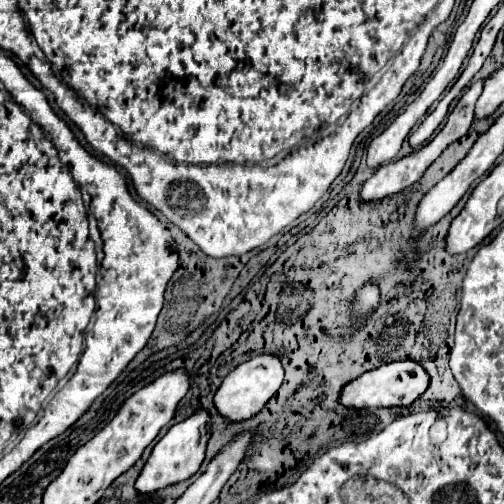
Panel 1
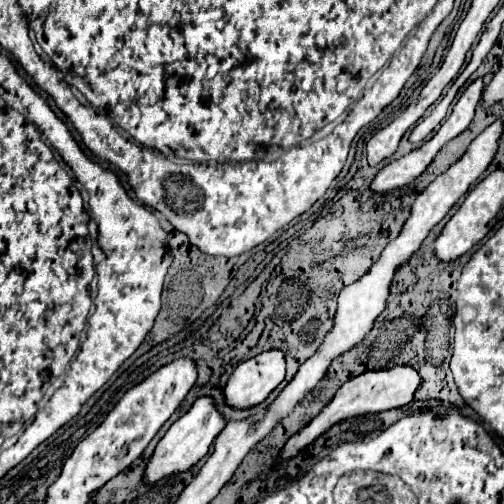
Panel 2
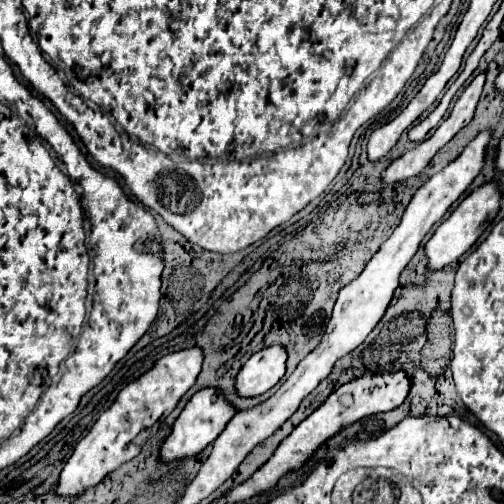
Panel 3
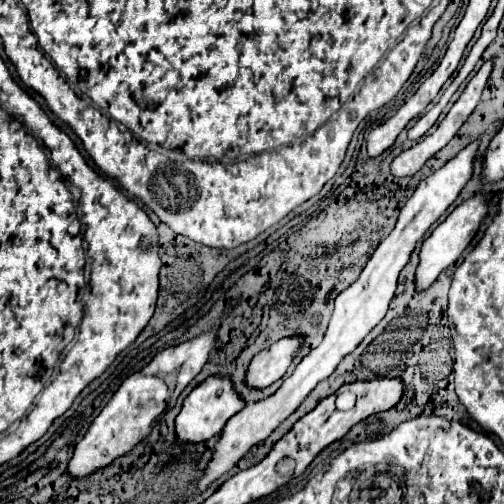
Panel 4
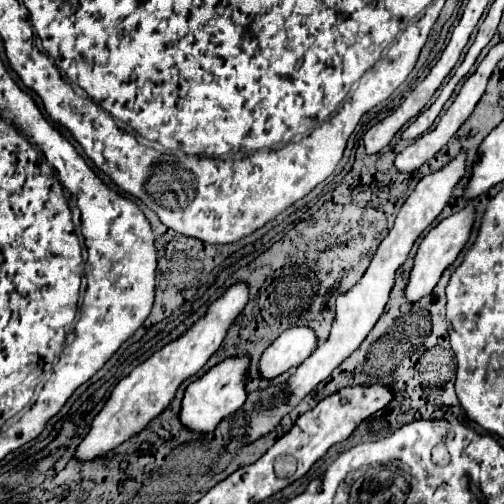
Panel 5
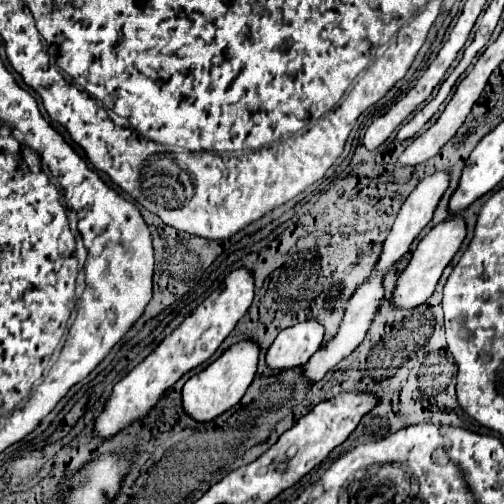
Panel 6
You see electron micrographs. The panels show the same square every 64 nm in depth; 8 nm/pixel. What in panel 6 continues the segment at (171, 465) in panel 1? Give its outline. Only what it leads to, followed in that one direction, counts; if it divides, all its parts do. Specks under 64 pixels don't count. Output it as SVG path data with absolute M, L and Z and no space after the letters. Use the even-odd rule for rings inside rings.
M242 340L242 342L234 344L216 362L206 366L202 372L192 376L184 384L184 388L182 388L184 412L188 416L192 416L192 420L212 422L216 416L230 410L232 406L236 406L242 400L242 396L246 394L250 382L254 380L256 364L258 364L258 346L254 342Z

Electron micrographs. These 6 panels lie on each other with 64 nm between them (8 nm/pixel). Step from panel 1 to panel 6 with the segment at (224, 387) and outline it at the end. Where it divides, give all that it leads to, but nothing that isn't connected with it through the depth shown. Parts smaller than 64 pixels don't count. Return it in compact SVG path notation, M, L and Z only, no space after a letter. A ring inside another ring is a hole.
M316 320L300 322L282 330L266 352L266 366L272 370L286 370L302 366L322 346L324 328Z

